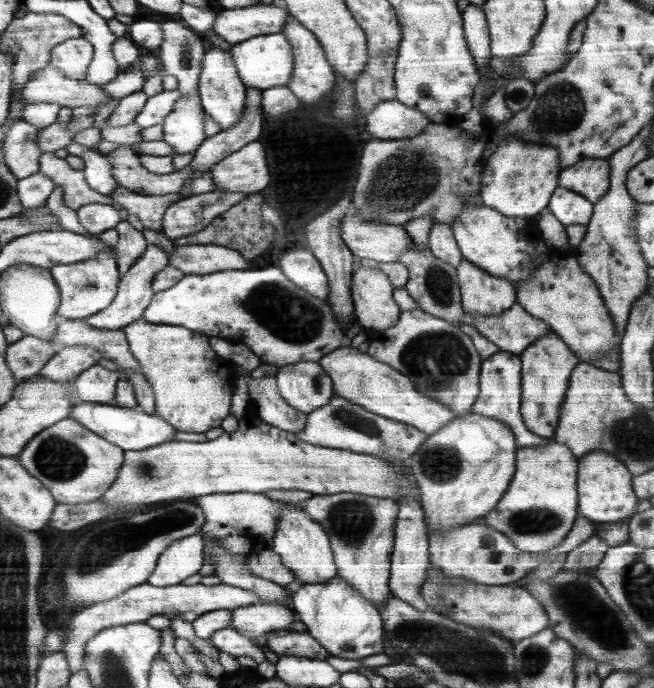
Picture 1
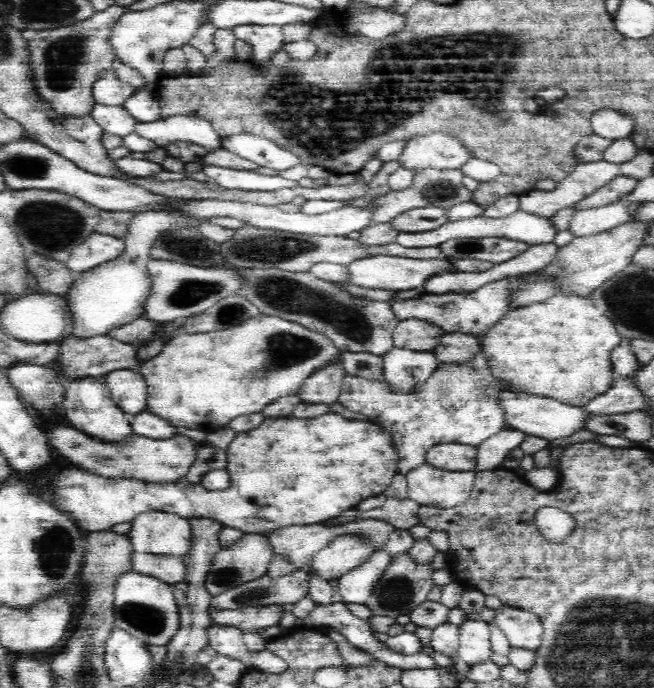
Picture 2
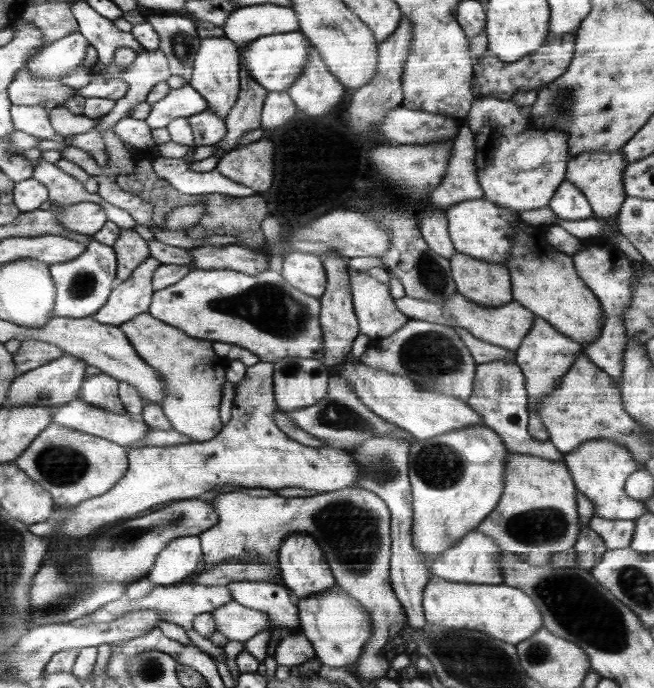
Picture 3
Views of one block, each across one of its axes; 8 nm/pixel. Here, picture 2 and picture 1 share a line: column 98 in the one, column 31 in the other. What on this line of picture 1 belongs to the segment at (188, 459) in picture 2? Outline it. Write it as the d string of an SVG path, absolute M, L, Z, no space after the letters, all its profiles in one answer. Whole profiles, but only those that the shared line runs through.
M73 416L41 432L19 455L21 463L54 493L62 504L80 504L102 498L118 476L125 449L90 430Z

